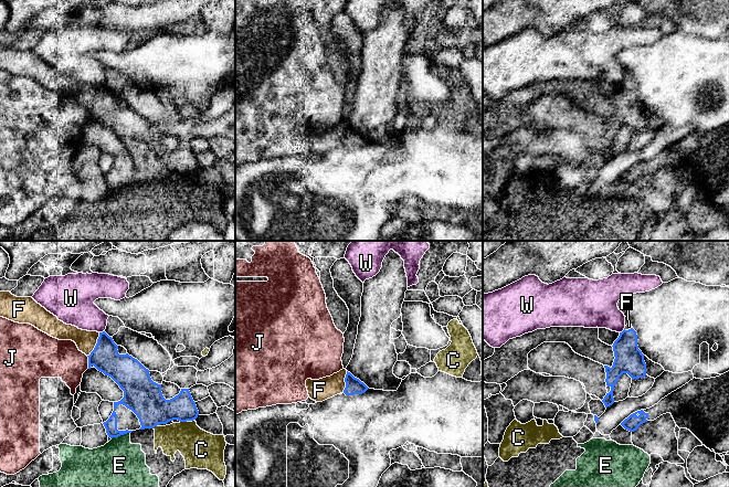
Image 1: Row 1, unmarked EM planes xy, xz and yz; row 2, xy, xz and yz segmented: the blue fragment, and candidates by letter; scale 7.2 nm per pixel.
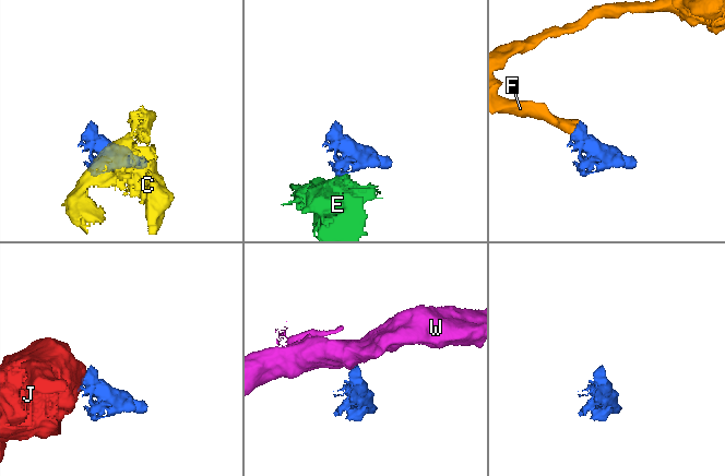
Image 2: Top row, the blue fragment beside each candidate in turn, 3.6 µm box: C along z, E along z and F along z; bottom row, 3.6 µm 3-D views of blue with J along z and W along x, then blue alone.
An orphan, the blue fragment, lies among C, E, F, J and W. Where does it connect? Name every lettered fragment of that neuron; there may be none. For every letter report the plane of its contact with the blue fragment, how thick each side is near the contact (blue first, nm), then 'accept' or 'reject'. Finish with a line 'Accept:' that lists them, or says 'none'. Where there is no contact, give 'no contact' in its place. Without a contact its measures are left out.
C: xy | 240/280 nm | reject
E: xy | 170/400 nm | reject
F: xy | 200/150 nm | accept
J: xy | 200/280 nm | reject
W: yz | 200/280 nm | reject
Accept: F

